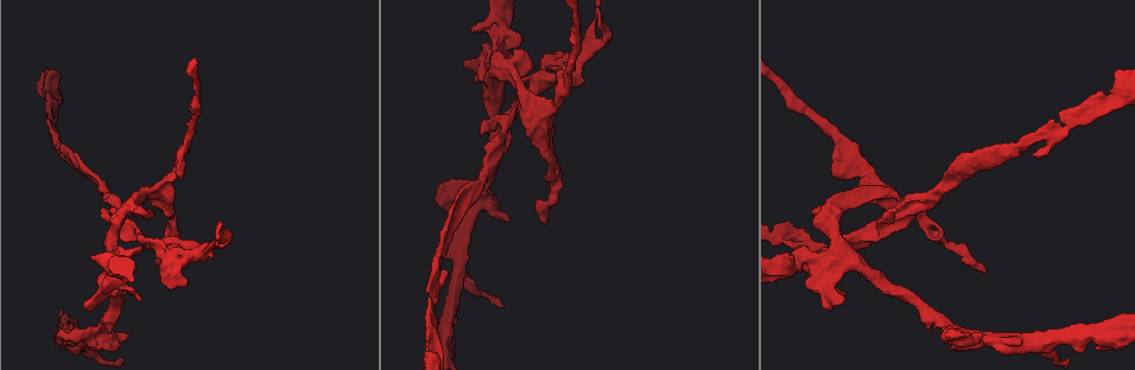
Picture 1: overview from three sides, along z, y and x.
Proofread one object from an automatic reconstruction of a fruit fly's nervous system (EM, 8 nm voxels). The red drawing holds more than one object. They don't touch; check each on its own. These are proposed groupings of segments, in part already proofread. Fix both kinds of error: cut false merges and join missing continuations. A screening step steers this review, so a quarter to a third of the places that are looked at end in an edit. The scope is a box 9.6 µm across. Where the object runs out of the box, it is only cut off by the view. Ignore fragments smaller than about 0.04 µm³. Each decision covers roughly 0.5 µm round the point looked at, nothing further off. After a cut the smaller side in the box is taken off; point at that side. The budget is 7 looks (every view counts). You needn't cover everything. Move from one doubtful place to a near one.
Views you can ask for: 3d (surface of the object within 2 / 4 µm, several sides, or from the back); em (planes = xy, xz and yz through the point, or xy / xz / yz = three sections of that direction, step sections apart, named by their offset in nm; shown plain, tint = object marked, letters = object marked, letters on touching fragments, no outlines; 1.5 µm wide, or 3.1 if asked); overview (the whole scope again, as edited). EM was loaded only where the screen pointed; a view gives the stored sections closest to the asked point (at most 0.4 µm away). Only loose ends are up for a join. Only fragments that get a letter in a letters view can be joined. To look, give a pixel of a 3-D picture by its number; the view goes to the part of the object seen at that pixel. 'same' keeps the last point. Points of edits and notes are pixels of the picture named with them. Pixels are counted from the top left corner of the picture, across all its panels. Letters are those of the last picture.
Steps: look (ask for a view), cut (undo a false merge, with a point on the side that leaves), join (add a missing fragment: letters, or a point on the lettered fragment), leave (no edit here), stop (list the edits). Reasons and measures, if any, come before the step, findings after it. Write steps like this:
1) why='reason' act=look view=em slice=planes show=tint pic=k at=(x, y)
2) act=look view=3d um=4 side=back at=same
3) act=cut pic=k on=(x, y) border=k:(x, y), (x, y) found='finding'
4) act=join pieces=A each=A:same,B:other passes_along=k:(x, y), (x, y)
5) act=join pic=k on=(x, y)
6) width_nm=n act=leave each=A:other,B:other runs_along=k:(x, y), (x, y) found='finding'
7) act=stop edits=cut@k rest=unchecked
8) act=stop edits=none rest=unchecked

why='free end' act=look view=em slice=yz step=8 show=letters pic=1 at=(442, 269)

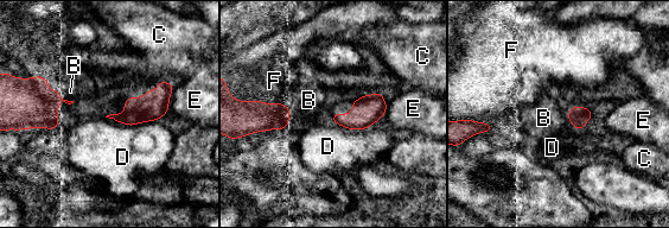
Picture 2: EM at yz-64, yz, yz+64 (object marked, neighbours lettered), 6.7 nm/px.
act=look view=em slice=planes show=letters at=same

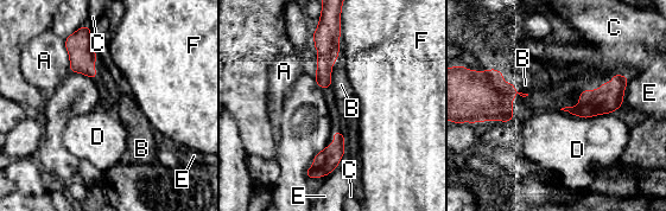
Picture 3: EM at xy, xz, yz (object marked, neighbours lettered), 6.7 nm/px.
longest_contact=D:360nm act=leave each=A:other,B:other,C:other,D:other,E:other,F:other border=3:(560, 109), (584, 117), (613, 113) found='none of them fits'

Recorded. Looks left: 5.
why='free end' act=look view=em slice=planes show=letters pic=1 at=(184, 286)

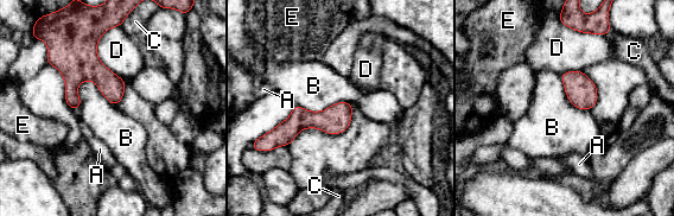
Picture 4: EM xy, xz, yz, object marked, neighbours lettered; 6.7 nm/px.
act=leave each=A:other,B:other,C:other,D:other,E:other found='none of them fits'

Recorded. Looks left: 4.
why='branch stops here' act=look view=em slice=xz step=8 show=letters pic=1 at=(533, 65)

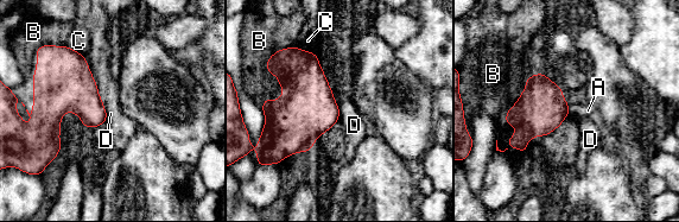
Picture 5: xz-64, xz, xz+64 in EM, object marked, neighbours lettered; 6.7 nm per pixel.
why='another direction' act=look view=em slice=planes show=letters at=same

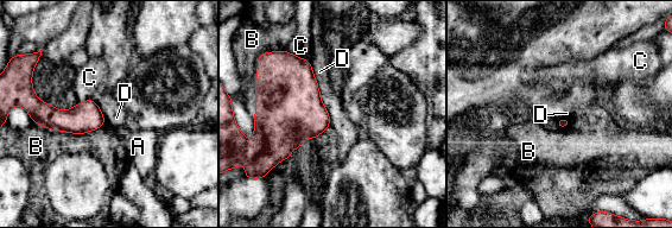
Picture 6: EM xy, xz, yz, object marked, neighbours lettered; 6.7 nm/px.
act=leave each=A:other,B:other,C:other,D:other border=6:(310, 64), (315, 78) found='no lettered fragment goes on from it'

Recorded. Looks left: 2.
act=stop edits=none rest=unchecked

